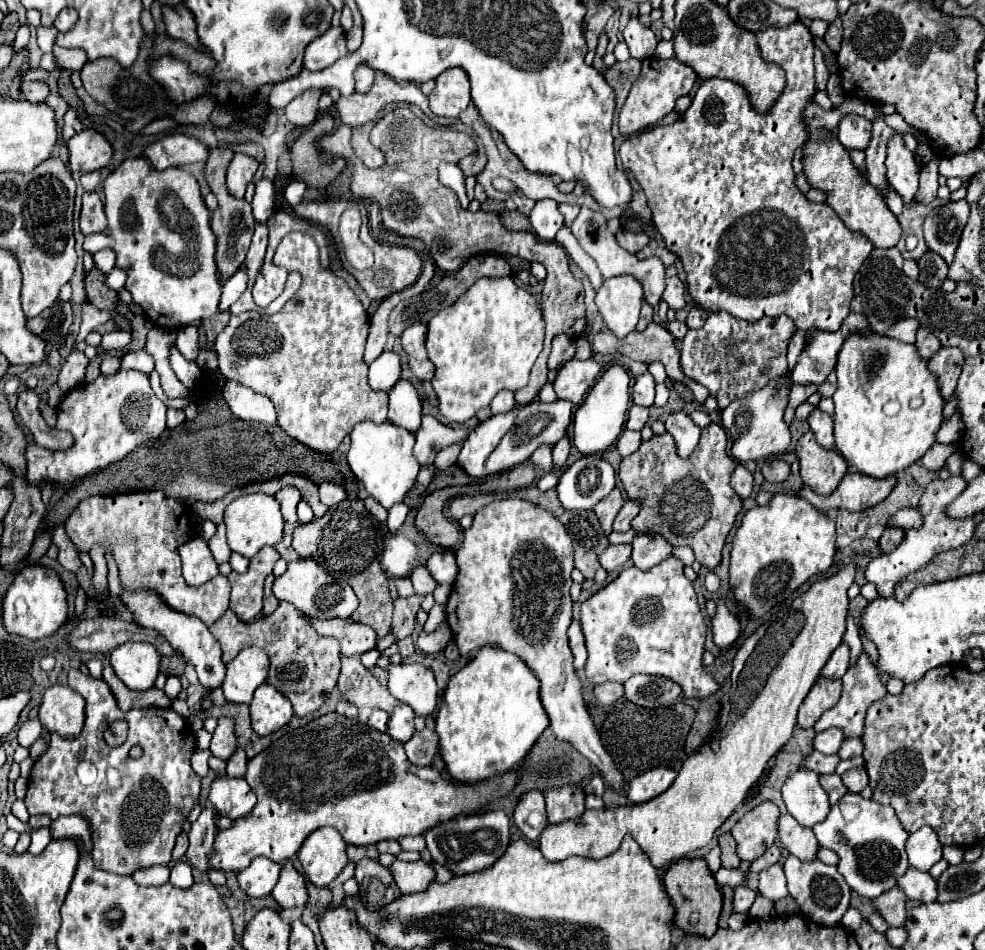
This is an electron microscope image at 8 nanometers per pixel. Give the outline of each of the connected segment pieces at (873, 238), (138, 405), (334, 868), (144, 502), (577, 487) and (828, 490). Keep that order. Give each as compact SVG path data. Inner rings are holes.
M835 138L821 146L807 146L805 156L805 174L809 184L827 192L827 204L837 212L837 216L849 230L861 232L875 248L893 248L899 242L901 226L895 214L885 206L879 190L863 182L849 158L849 152Z
M121 370L115 376L101 374L95 382L83 384L81 388L69 392L57 406L57 430L67 430L75 438L75 446L69 452L65 452L57 458L57 452L47 452L47 449L37 446L34 442L27 443L25 450L27 480L33 484L39 484L41 478L57 482L57 472L65 478L77 478L77 476L87 476L95 470L101 470L103 466L109 466L111 462L125 458L129 452L133 452L141 444L145 444L149 440L157 440L167 428L165 412L167 412L167 408L163 406L163 402L157 400L155 394L151 394L147 374L141 374L137 370Z
M323 828L311 834L301 846L297 858L305 870L309 882L317 888L327 888L347 866L345 840L337 830Z
M161 490L89 496L79 502L79 506L67 518L65 532L77 546L79 554L91 554L95 544L99 544L105 552L111 552L123 590L153 590L169 608L187 616L195 616L205 626L215 624L229 608L231 586L225 576L217 574L199 588L185 584L181 576L179 548L187 544L197 534L197 530L193 528L185 504L169 498Z
M601 456L573 462L559 478L559 500L569 510L589 510L615 488L615 470Z
M811 432L801 436L795 452L801 460L801 480L805 486L823 496L833 494L849 468L843 456L835 450L821 448Z

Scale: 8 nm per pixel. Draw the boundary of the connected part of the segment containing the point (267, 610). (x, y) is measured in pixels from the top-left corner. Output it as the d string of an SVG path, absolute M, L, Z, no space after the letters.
M273 574L267 578L267 582L265 582L265 600L263 600L263 614L261 616L267 616L267 614L271 614L271 612L275 612L275 608L279 606L279 600L273 596L273 592L271 592L271 586L273 586Z

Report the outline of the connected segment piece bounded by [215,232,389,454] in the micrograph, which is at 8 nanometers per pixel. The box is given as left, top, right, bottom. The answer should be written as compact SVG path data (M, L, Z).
M292 232L283 238L273 256L273 263L295 270L303 276L297 298L291 298L277 314L267 316L263 312L243 312L231 316L225 330L215 340L215 352L219 358L219 372L227 380L235 380L257 394L267 396L277 410L277 426L293 440L307 444L319 454L331 454L339 448L343 438L351 434L353 426L363 420L381 424L387 420L389 394L375 390L367 380L367 364L363 362L363 350L369 330L369 318L355 292L343 278L337 278L331 270L321 270L319 250L315 240L307 233Z

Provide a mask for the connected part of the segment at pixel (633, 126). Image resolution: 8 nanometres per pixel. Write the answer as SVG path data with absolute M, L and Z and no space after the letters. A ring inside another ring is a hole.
M647 58L643 60L643 68L639 78L633 82L631 92L619 112L619 130L621 134L633 136L639 134L643 130L647 130L649 126L653 126L655 122L659 122L663 116L667 116L673 108L677 98L687 96L693 88L697 80L697 74L683 62L679 62L677 58L669 58L669 60L659 60L659 58Z

